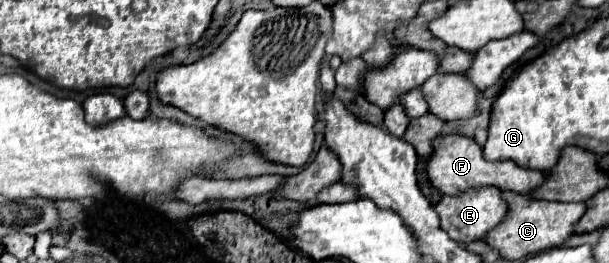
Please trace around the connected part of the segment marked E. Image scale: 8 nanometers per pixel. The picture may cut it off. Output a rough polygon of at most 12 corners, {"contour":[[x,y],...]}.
{"contour":[[495,187],[443,195],[441,227],[457,243],[479,241],[503,223]]}

